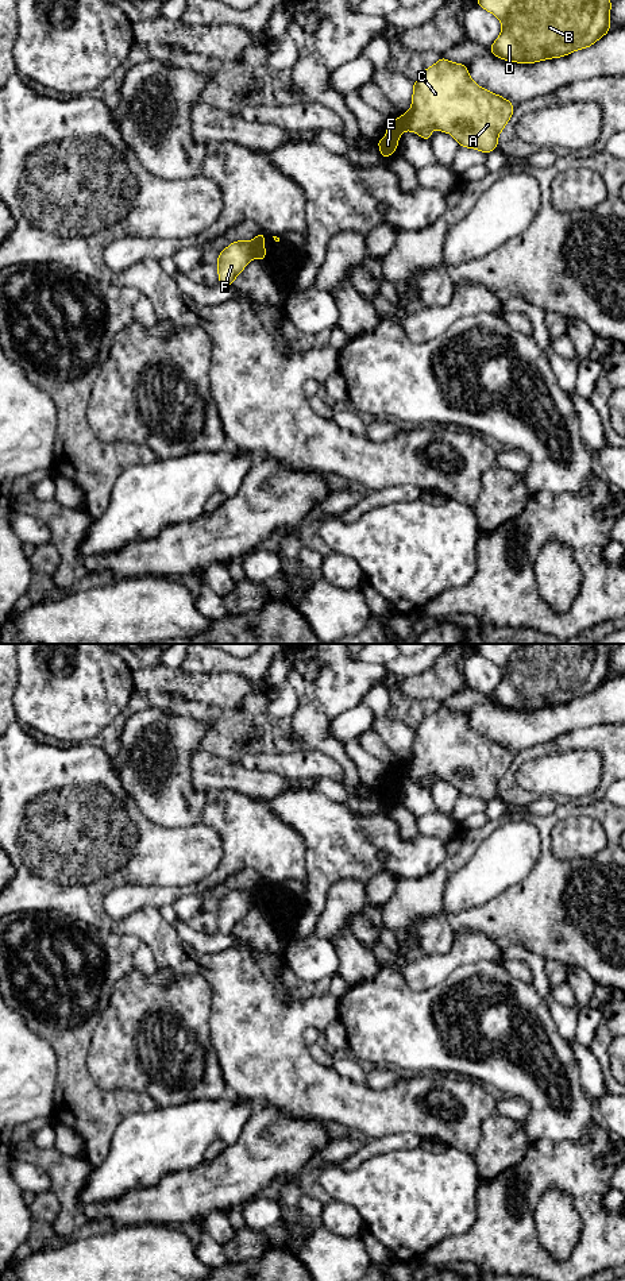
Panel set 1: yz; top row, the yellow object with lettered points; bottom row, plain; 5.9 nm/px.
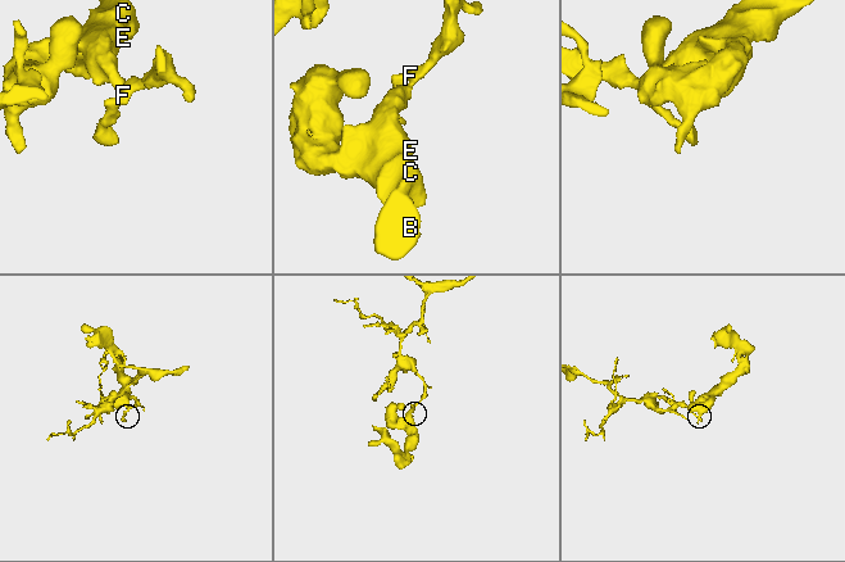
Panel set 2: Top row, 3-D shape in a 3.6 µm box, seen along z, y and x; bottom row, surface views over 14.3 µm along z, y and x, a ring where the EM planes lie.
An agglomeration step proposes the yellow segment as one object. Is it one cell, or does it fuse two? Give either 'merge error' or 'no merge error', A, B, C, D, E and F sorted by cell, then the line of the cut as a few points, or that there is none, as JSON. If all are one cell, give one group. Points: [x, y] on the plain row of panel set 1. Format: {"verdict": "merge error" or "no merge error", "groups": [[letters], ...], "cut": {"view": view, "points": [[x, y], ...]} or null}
{"verdict": "merge error", "groups": [["A", "B", "C", "D", "E"], ["F"]], "cut": {"view": "yz", "points": [[250, 890], [250, 901], [253, 903]]}}

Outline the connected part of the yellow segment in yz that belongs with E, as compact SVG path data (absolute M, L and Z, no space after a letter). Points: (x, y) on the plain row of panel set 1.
M441 705L433 714L425 717L413 732L412 757L401 763L400 767L386 771L387 783L377 787L381 803L386 807L398 794L402 779L413 779L427 790L431 788L431 775L451 782L460 795L477 796L485 802L498 796L498 783L513 763L514 753L479 733L468 722L463 711L450 710Z

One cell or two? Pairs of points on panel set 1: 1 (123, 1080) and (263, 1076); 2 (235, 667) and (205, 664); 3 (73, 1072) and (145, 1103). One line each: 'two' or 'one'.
1: two
2: one
3: one

